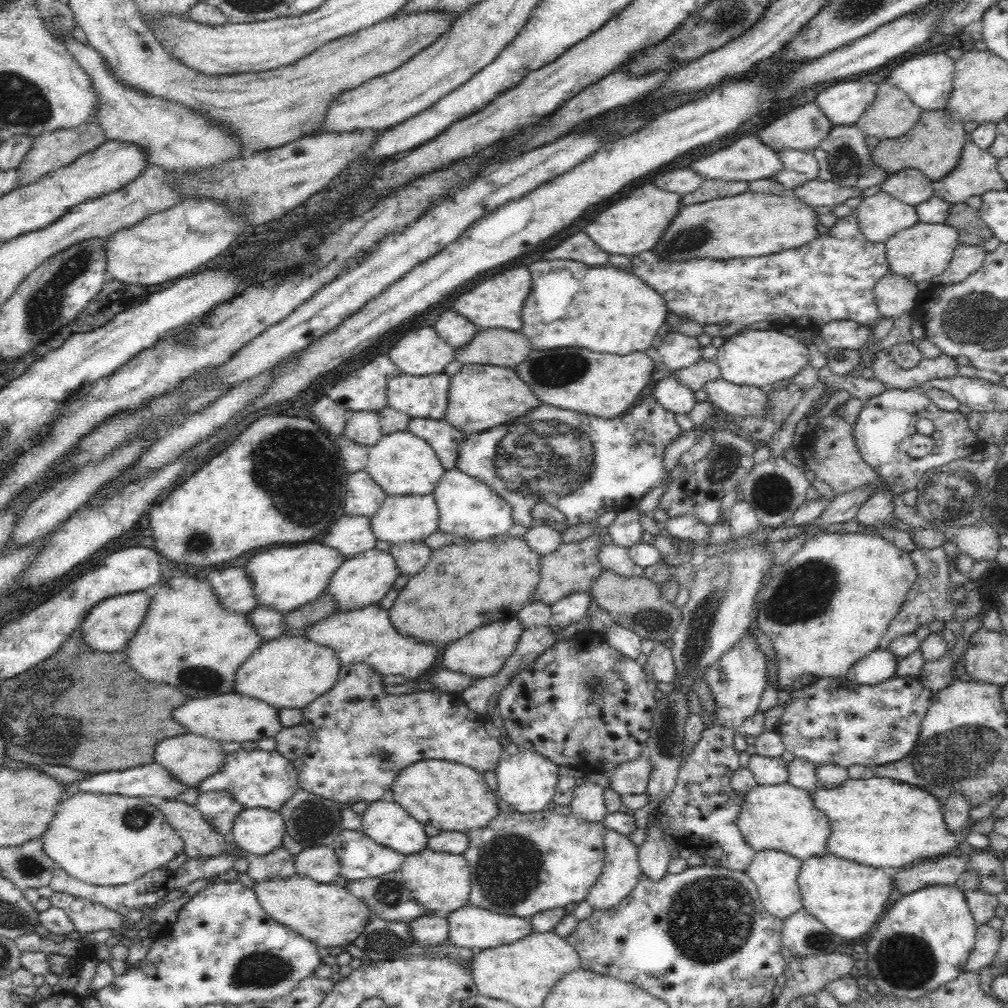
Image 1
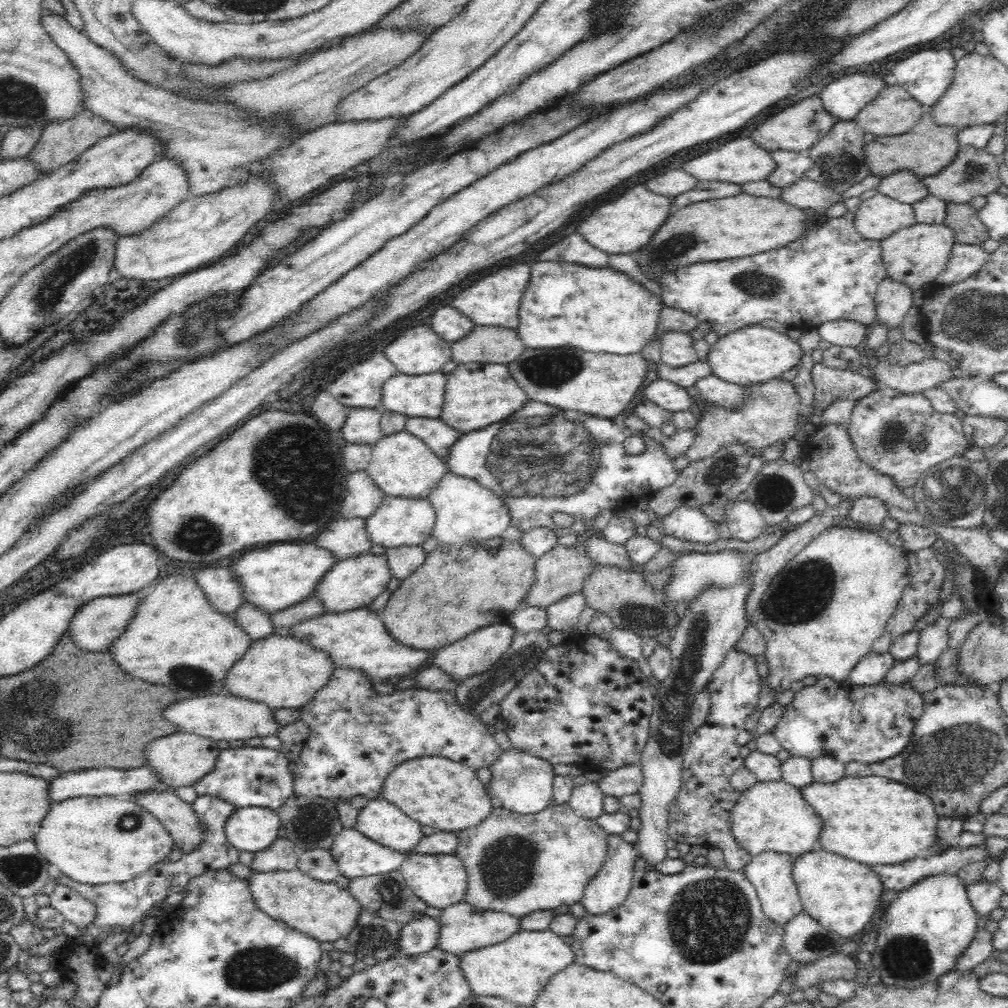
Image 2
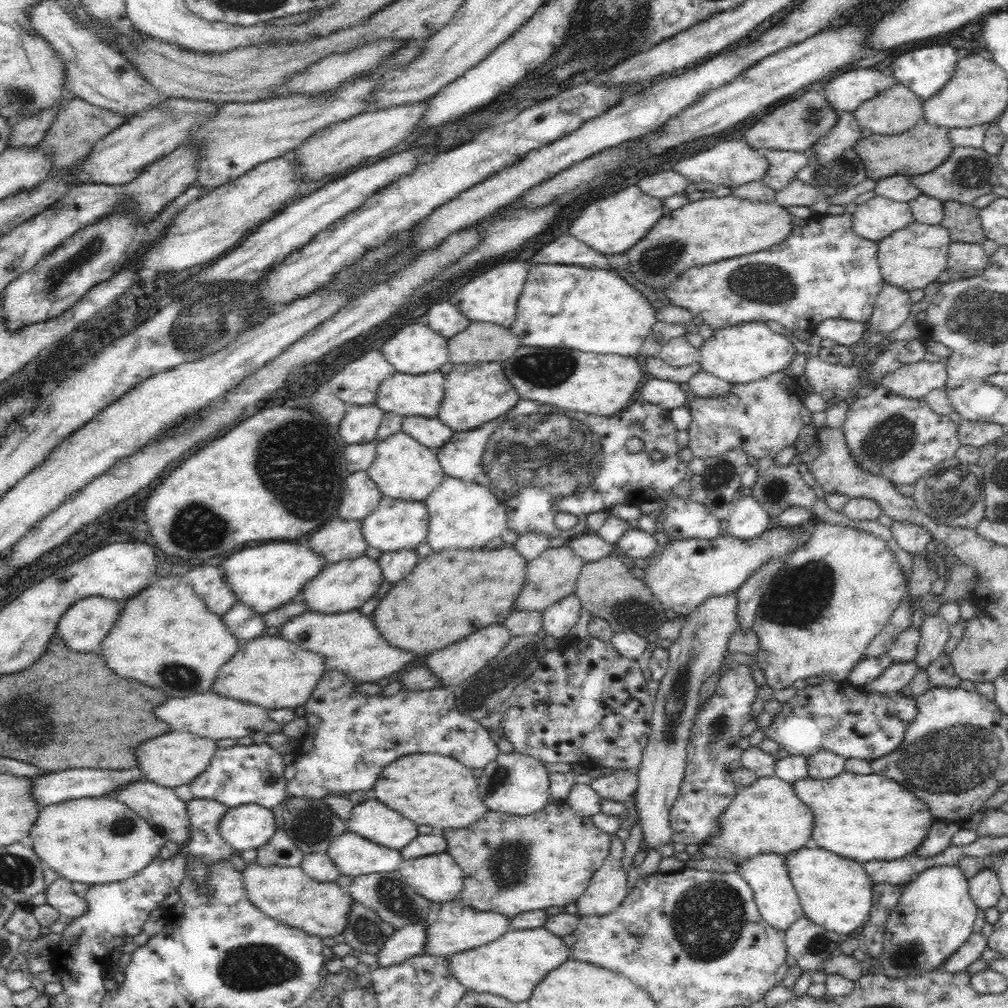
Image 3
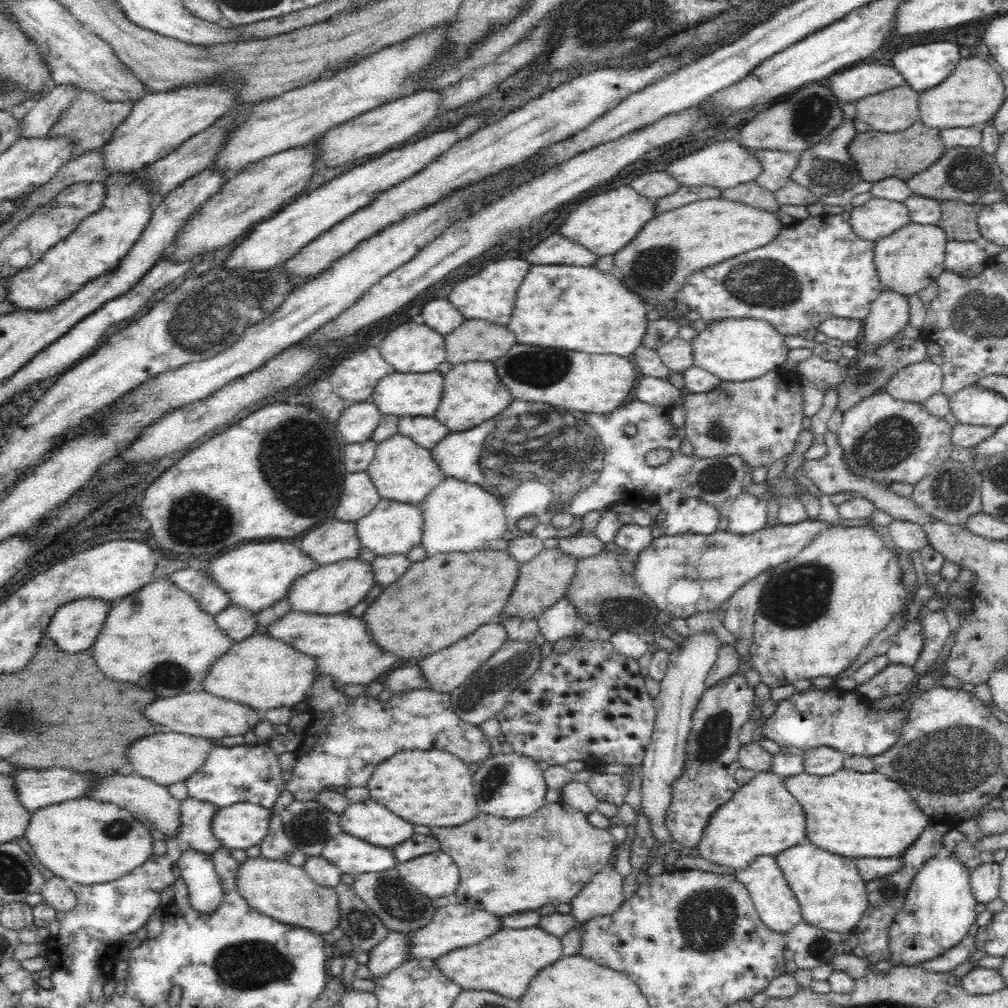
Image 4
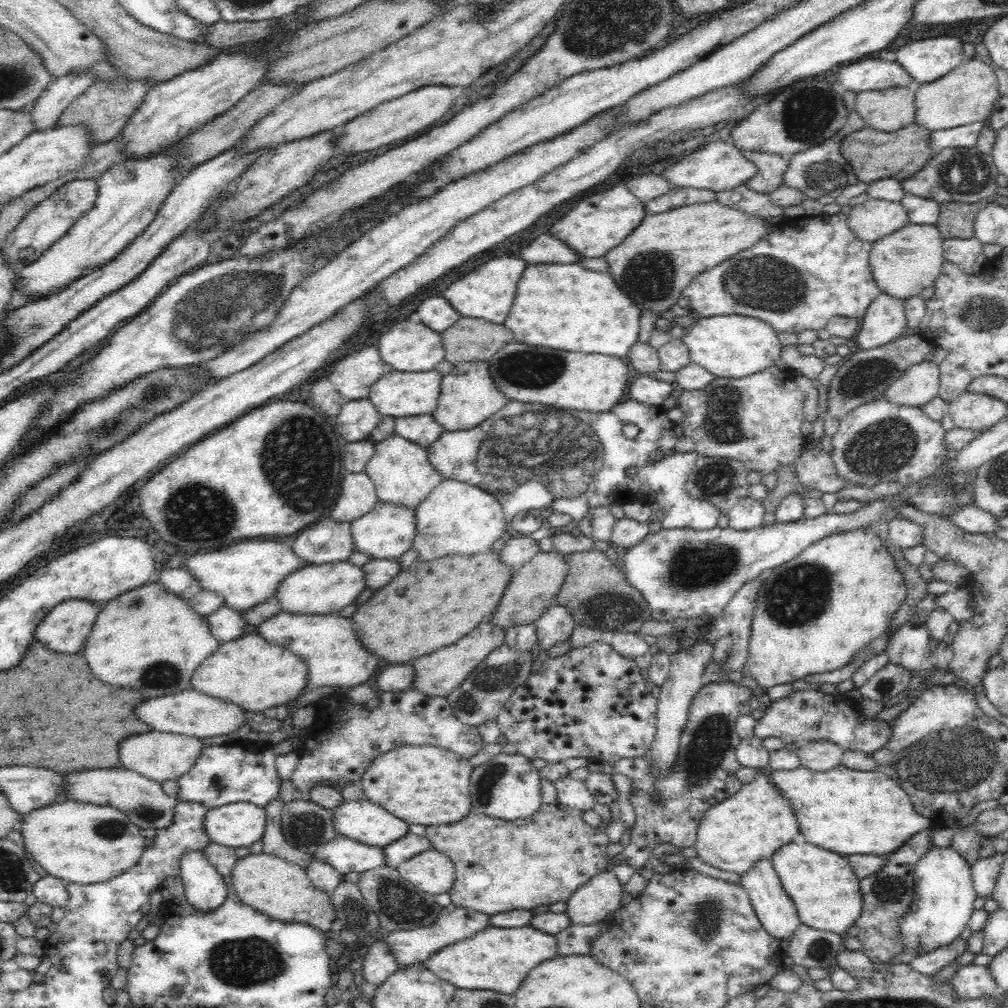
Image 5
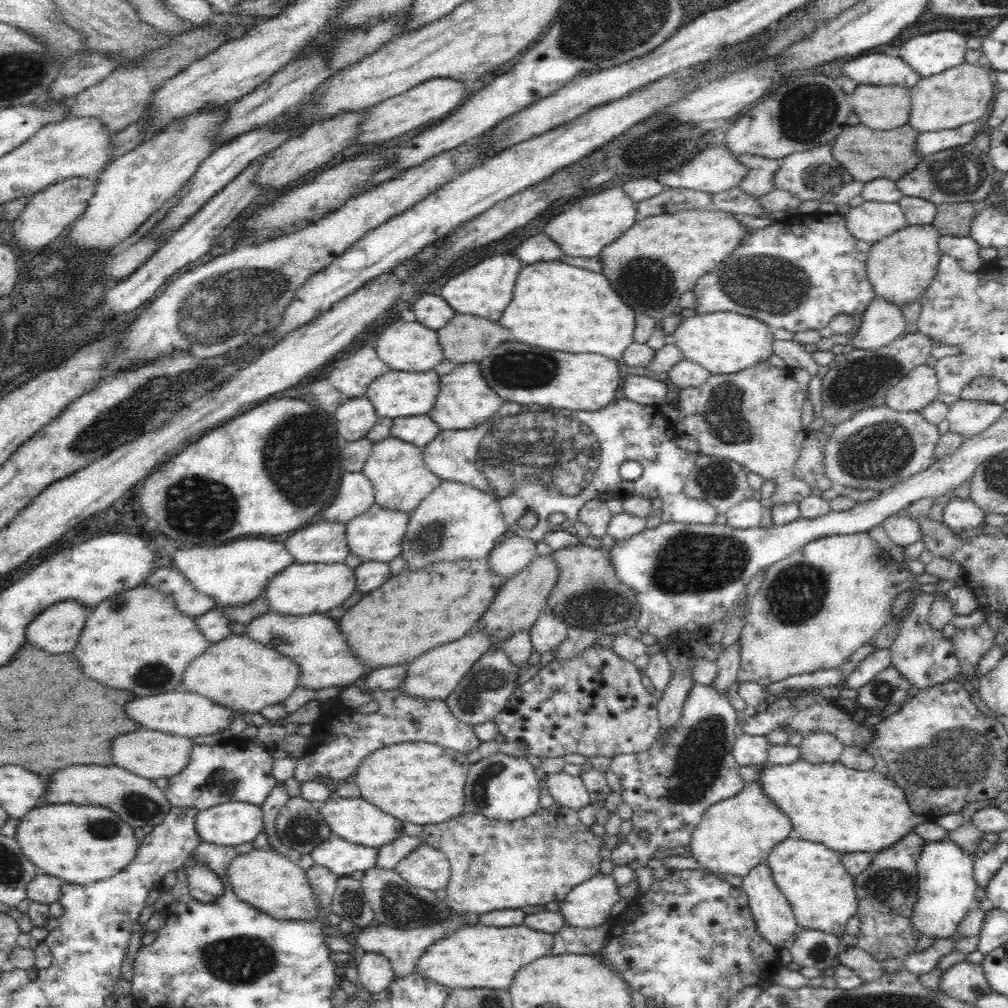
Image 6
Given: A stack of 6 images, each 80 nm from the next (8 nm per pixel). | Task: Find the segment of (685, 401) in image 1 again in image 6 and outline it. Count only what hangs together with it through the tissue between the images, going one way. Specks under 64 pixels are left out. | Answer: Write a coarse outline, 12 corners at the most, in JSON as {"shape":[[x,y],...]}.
{"shape":[[628,374],[620,388],[626,399],[658,405],[666,383],[648,375]]}

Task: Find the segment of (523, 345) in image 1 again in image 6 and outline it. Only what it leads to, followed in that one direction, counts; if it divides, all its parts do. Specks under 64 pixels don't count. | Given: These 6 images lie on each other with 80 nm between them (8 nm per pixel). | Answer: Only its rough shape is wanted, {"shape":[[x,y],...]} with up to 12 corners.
{"shape":[[455,312],[436,330],[443,355],[478,363],[512,332]]}

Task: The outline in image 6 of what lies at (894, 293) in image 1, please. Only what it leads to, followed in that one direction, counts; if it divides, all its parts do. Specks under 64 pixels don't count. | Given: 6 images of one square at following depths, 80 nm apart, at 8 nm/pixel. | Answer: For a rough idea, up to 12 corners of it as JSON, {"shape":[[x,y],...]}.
{"shape":[[875,297],[849,340],[876,350],[909,329],[900,307]]}

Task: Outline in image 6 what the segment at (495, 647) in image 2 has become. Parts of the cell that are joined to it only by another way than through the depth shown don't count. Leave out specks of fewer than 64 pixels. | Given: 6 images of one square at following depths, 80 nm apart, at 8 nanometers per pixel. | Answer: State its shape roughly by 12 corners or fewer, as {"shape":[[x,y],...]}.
{"shape":[[472,629],[408,664],[398,686],[410,697],[445,700],[490,635]]}

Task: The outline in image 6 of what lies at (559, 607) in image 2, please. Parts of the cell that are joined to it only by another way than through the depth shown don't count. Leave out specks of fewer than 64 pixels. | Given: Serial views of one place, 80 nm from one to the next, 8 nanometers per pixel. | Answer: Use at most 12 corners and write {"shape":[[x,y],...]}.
{"shape":[[546,609],[529,630],[532,650],[556,651],[567,625]]}

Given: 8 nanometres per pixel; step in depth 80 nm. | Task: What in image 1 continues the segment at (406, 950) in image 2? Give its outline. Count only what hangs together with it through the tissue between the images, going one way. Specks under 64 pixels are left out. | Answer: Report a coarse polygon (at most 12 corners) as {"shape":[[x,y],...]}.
{"shape":[[441,913],[408,923],[412,943],[427,949],[448,938]]}

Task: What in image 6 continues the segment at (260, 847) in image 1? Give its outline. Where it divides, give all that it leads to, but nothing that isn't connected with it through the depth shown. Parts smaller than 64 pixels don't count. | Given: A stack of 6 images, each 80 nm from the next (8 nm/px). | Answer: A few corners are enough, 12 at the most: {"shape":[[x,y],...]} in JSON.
{"shape":[[230,801],[199,811],[200,840],[238,846],[263,828],[261,805]]}

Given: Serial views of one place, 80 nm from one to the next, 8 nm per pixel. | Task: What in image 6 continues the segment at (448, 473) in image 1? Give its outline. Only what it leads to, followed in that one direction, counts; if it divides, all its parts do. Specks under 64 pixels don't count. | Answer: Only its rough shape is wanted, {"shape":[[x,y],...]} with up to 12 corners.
{"shape":[[442,481],[411,513],[408,570],[482,560],[508,534],[499,503]]}

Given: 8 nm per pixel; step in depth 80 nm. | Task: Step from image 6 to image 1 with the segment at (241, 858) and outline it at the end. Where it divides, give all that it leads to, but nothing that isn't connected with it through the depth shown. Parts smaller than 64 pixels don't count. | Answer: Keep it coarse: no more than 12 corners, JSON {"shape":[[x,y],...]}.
{"shape":[[298,873],[252,889],[317,946],[352,944],[372,917],[347,887]]}

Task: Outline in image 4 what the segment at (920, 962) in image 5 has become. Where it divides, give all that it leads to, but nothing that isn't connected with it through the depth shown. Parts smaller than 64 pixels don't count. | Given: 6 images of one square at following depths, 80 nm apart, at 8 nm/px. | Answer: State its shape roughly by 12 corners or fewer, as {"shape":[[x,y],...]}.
{"shape":[[973,936],[917,967],[946,973],[967,962],[974,951]]}

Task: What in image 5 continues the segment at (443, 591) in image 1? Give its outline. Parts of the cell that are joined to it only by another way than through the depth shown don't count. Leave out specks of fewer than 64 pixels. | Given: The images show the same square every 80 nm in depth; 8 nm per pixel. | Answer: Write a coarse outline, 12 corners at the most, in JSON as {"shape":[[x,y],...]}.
{"shape":[[492,551],[414,563],[349,620],[402,664],[490,619],[512,574]]}

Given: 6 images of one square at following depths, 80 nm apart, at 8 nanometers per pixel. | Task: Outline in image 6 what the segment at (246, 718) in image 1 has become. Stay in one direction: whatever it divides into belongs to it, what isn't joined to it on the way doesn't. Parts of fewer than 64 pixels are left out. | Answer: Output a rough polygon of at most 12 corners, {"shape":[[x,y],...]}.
{"shape":[[186,690],[136,696],[144,729],[190,739],[226,728],[234,711]]}

